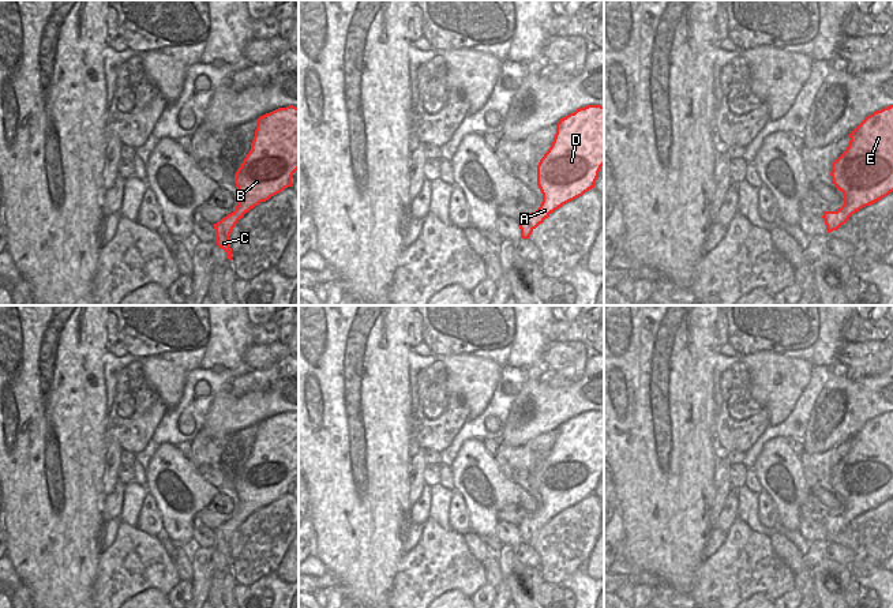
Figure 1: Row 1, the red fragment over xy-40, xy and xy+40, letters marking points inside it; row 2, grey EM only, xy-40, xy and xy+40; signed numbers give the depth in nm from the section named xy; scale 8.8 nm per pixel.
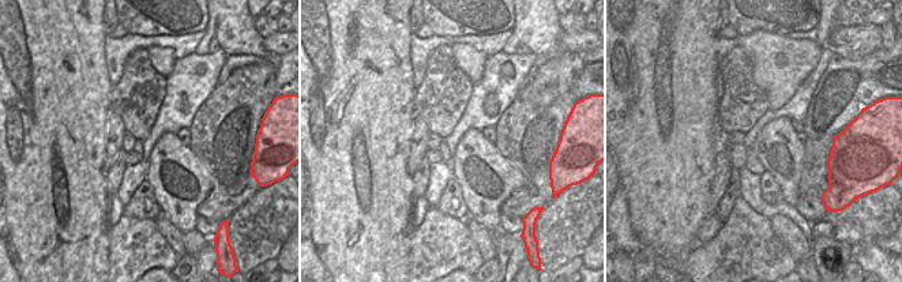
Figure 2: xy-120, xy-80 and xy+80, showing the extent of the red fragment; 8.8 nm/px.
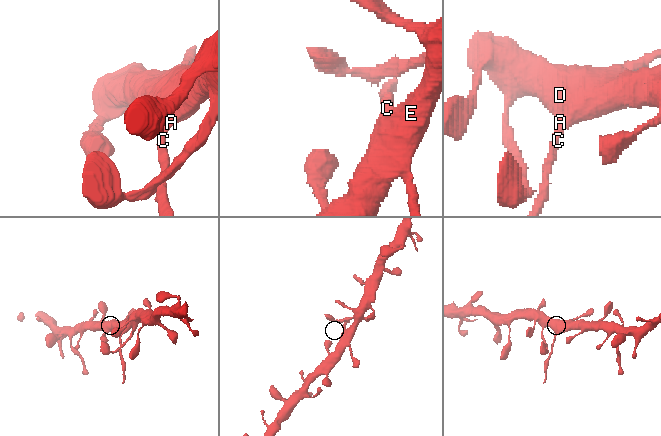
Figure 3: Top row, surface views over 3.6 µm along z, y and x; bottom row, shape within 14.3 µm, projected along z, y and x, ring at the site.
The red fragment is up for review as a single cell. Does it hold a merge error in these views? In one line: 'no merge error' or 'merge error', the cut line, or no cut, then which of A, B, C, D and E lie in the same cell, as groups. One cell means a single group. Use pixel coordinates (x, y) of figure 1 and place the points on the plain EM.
merge error | xy-40 (218, 526), (231, 537) | A B D E / C

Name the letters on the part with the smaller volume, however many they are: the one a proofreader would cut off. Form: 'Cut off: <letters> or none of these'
Cut off: C

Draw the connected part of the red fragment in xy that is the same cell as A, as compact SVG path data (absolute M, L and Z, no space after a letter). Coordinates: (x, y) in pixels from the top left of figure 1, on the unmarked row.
M588 410L560 424L554 447L537 470L537 491L543 499L543 507L534 518L526 518L519 525L536 534L551 518L594 493L603 470L604 412Z

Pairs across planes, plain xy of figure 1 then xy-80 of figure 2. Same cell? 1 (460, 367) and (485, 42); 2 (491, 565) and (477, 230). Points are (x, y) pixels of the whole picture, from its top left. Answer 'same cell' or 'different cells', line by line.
1: different cells
2: same cell

